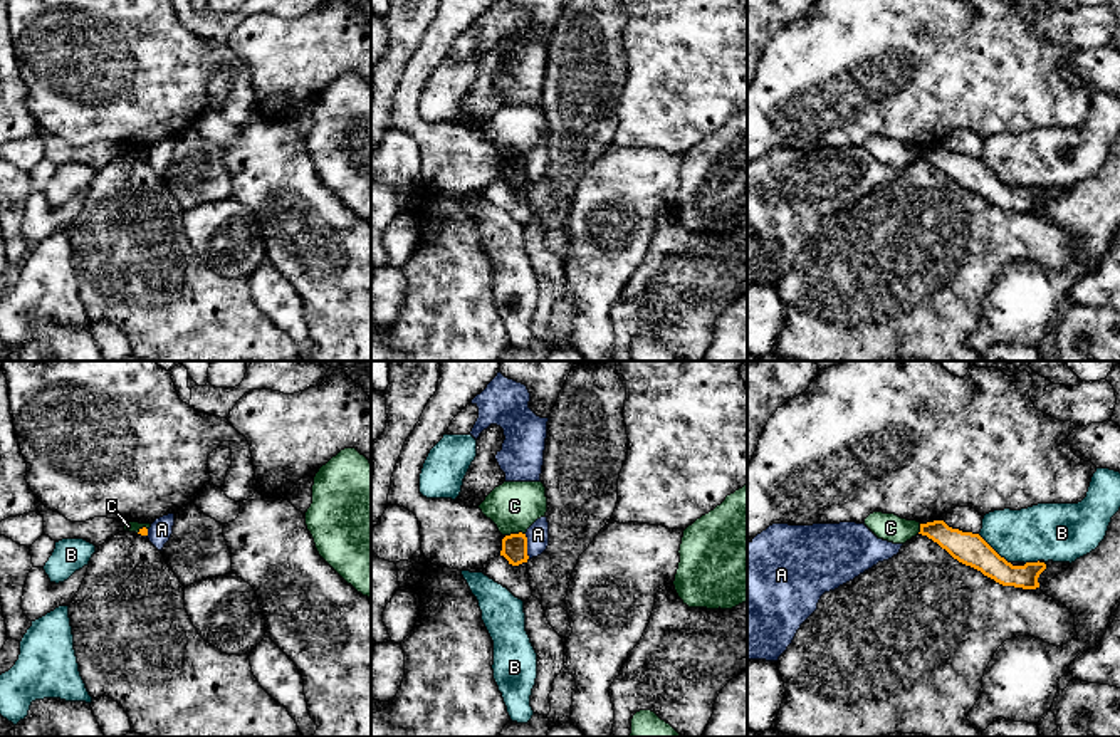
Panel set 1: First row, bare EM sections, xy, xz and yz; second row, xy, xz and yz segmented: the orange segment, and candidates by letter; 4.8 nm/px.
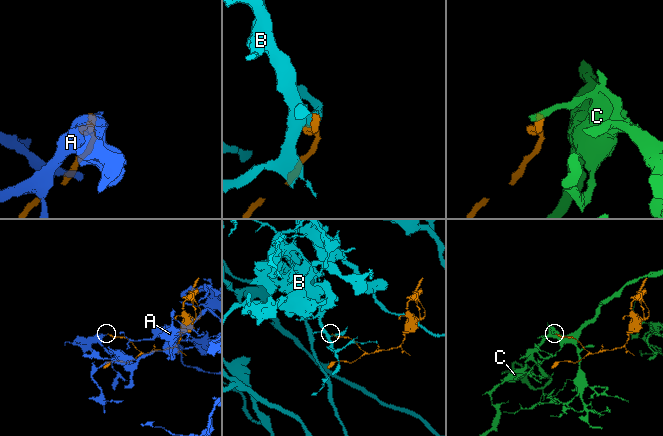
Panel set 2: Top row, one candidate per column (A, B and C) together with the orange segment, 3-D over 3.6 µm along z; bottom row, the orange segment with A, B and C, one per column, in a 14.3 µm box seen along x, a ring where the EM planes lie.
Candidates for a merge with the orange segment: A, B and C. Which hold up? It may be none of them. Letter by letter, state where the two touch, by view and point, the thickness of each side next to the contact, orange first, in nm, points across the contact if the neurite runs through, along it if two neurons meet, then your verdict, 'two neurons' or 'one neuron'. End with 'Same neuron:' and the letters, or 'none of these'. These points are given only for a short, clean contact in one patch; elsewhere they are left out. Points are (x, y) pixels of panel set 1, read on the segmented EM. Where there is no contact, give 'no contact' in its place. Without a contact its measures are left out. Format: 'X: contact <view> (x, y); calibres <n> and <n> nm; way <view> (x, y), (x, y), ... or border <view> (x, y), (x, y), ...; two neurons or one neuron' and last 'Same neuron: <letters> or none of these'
A: contact xz (526, 546); calibres 130 and 110 nm; border xz (524, 534), (529, 558); two neurons
B: contact yz (993, 549); calibres 160 and 280 nm; two neurons
C: contact xz (514, 534); calibres 130 and 240 nm; border xz (524, 533), (506, 536); two neurons
Same neuron: none of these

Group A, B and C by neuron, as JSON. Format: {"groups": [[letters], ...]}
{"groups": [["A"], ["B"], ["C"]]}

